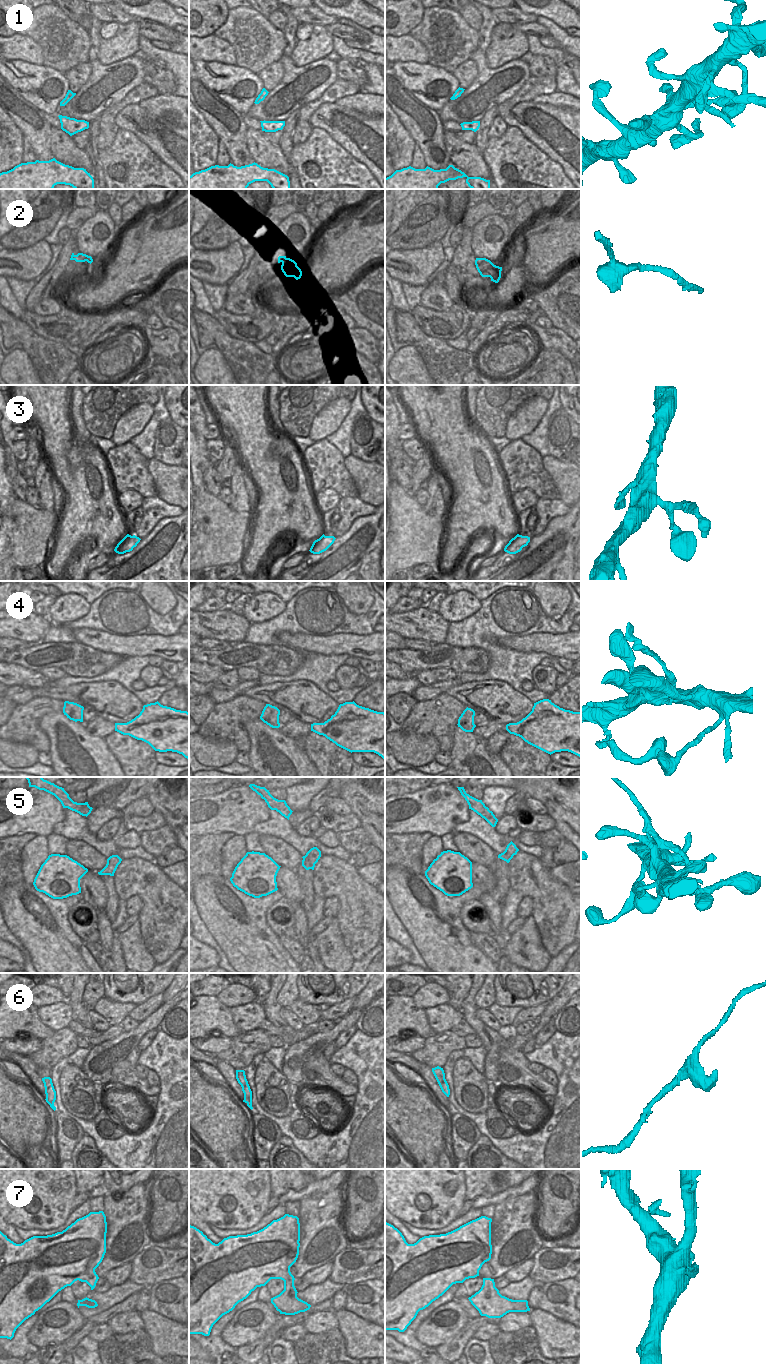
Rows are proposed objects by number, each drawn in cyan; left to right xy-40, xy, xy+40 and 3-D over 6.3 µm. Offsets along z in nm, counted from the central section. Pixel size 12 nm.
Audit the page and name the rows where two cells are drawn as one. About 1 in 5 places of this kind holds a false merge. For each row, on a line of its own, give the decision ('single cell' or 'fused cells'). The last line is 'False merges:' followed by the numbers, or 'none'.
1: single cell
2: single cell
3: single cell
4: fused cells
5: fused cells
6: single cell
7: single cell
False merges: 4, 5

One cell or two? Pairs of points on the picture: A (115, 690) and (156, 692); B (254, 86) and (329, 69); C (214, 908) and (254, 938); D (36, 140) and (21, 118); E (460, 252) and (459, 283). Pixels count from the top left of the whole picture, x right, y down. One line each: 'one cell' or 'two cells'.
A: two cells
B: two cells
C: one cell
D: one cell
E: one cell

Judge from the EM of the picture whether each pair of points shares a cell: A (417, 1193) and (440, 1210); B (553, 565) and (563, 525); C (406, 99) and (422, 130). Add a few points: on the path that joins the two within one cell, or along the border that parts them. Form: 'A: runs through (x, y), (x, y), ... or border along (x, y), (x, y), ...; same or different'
A: runs through (423, 1195), (437, 1204); same
B: runs through (554, 555), (557, 535); same
C: runs through (407, 107), (421, 122); same

